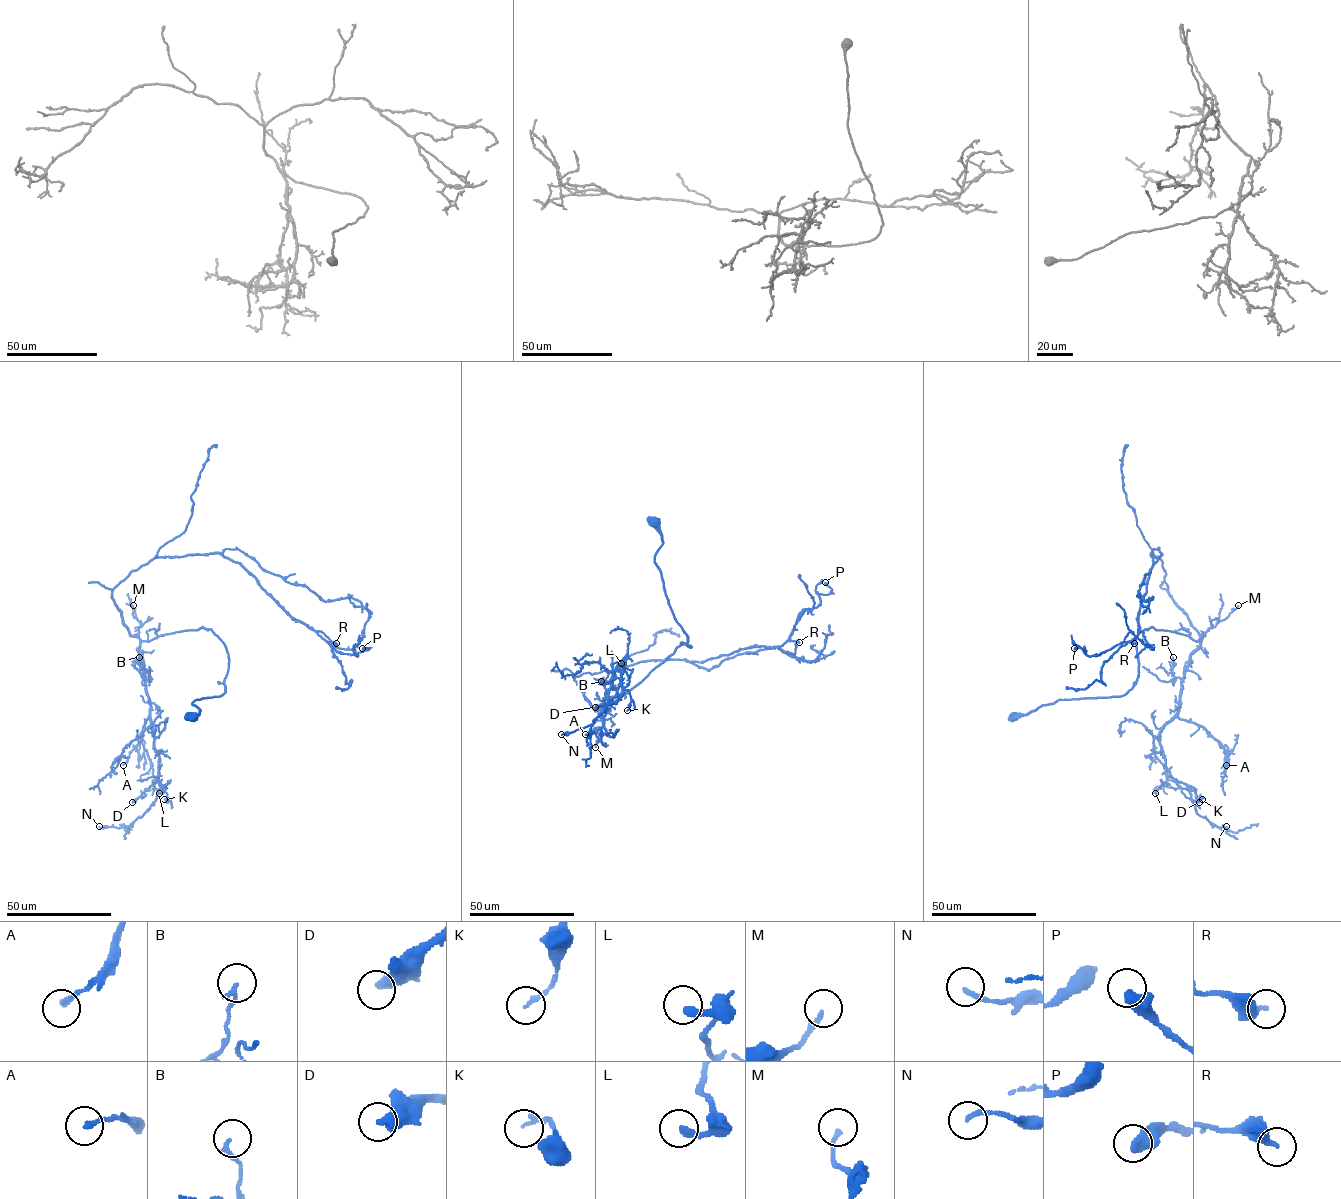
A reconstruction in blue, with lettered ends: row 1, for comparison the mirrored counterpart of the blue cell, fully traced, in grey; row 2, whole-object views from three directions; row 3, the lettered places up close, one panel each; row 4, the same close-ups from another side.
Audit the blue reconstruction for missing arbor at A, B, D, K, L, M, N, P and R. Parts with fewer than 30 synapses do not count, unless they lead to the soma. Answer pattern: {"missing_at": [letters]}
{"missing_at": []}

